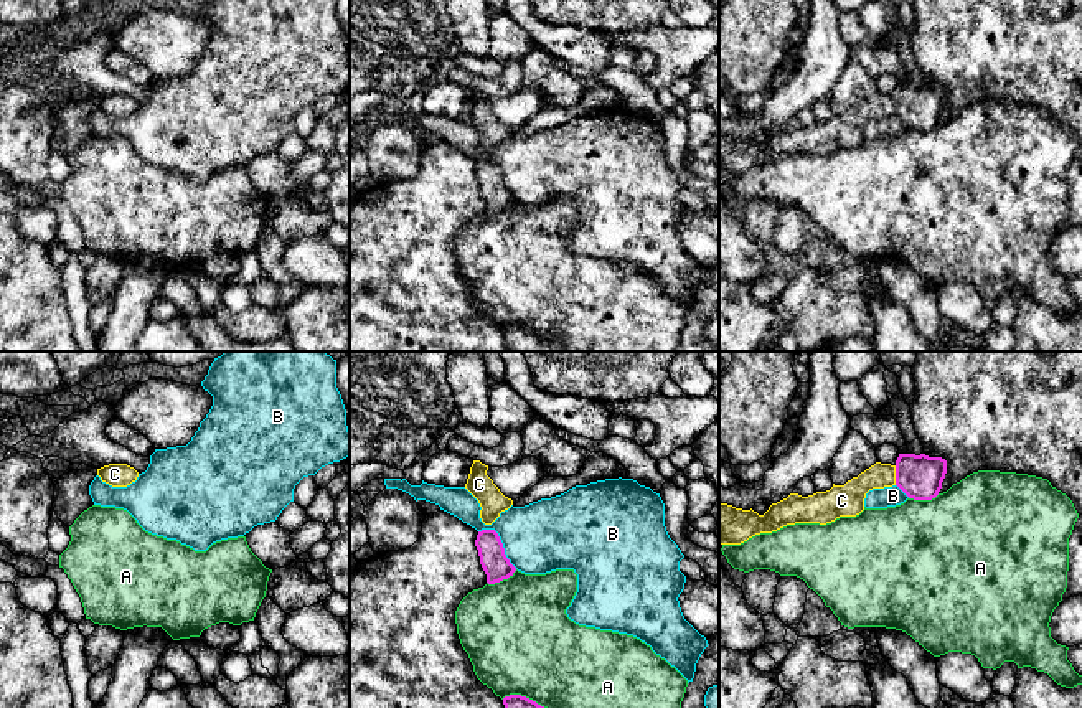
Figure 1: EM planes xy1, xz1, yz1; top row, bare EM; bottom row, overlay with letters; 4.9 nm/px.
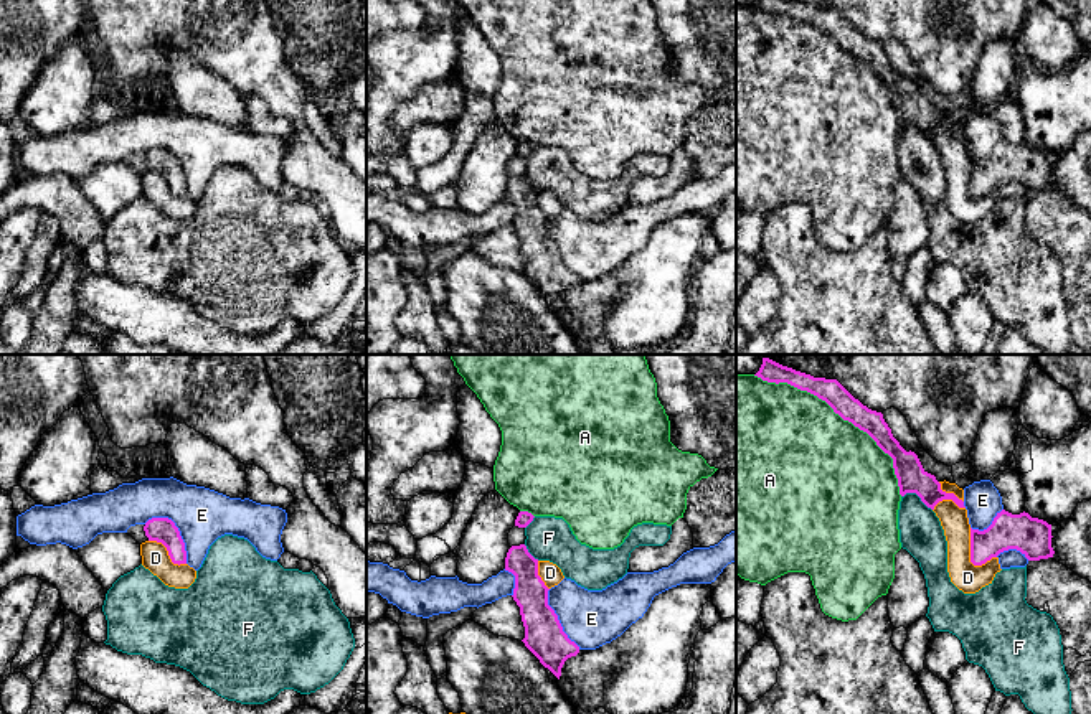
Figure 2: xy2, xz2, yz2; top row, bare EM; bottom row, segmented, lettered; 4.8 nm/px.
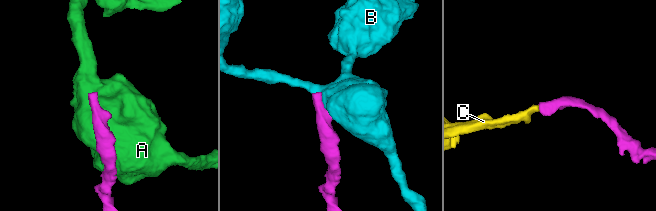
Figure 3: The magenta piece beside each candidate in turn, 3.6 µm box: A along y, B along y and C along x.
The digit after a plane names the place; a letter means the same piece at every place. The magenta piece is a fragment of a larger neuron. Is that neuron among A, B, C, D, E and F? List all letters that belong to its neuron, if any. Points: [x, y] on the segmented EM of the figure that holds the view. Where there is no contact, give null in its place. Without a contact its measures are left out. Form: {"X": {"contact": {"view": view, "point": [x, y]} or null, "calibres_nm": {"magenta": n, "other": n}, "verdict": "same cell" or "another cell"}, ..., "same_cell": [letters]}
{"A": {"contact": {"view": "yz2", "point": [840, 416]}, "calibres_nm": {"magenta": 120, "other": 500}, "verdict": "another cell"}, "B": {"contact": {"view": "xz1", "point": [500, 542]}, "calibres_nm": {"magenta": 140, "other": 340}, "verdict": "another cell"}, "C": {"contact": {"view": "yz1", "point": [896, 476]}, "calibres_nm": {"magenta": 220, "other": 140}, "verdict": "same cell"}, "D": {"contact": {"view": "yz2", "point": [971, 558]}, "calibres_nm": {"magenta": 180, "other": 140}, "verdict": "another cell"}, "E": {"contact": {"view": "xy2", "point": [179, 531]}, "calibres_nm": {"magenta": 130, "other": 260}, "verdict": "another cell"}, "F": {"contact": {"view": "yz2", "point": [916, 493]}, "calibres_nm": {"magenta": 140, "other": 220}, "verdict": "another cell"}, "same_cell": ["C"]}

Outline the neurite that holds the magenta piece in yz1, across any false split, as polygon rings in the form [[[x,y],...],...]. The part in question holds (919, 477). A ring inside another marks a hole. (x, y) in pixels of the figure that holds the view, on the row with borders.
[[[899,454],[894,465],[876,462],[844,485],[808,497],[790,493],[772,503],[764,515],[719,502],[719,545],[741,545],[760,533],[787,525],[826,525],[840,517],[856,517],[864,510],[866,493],[873,489],[897,485],[909,498],[932,500],[939,495],[947,474],[947,460],[925,454]]]

